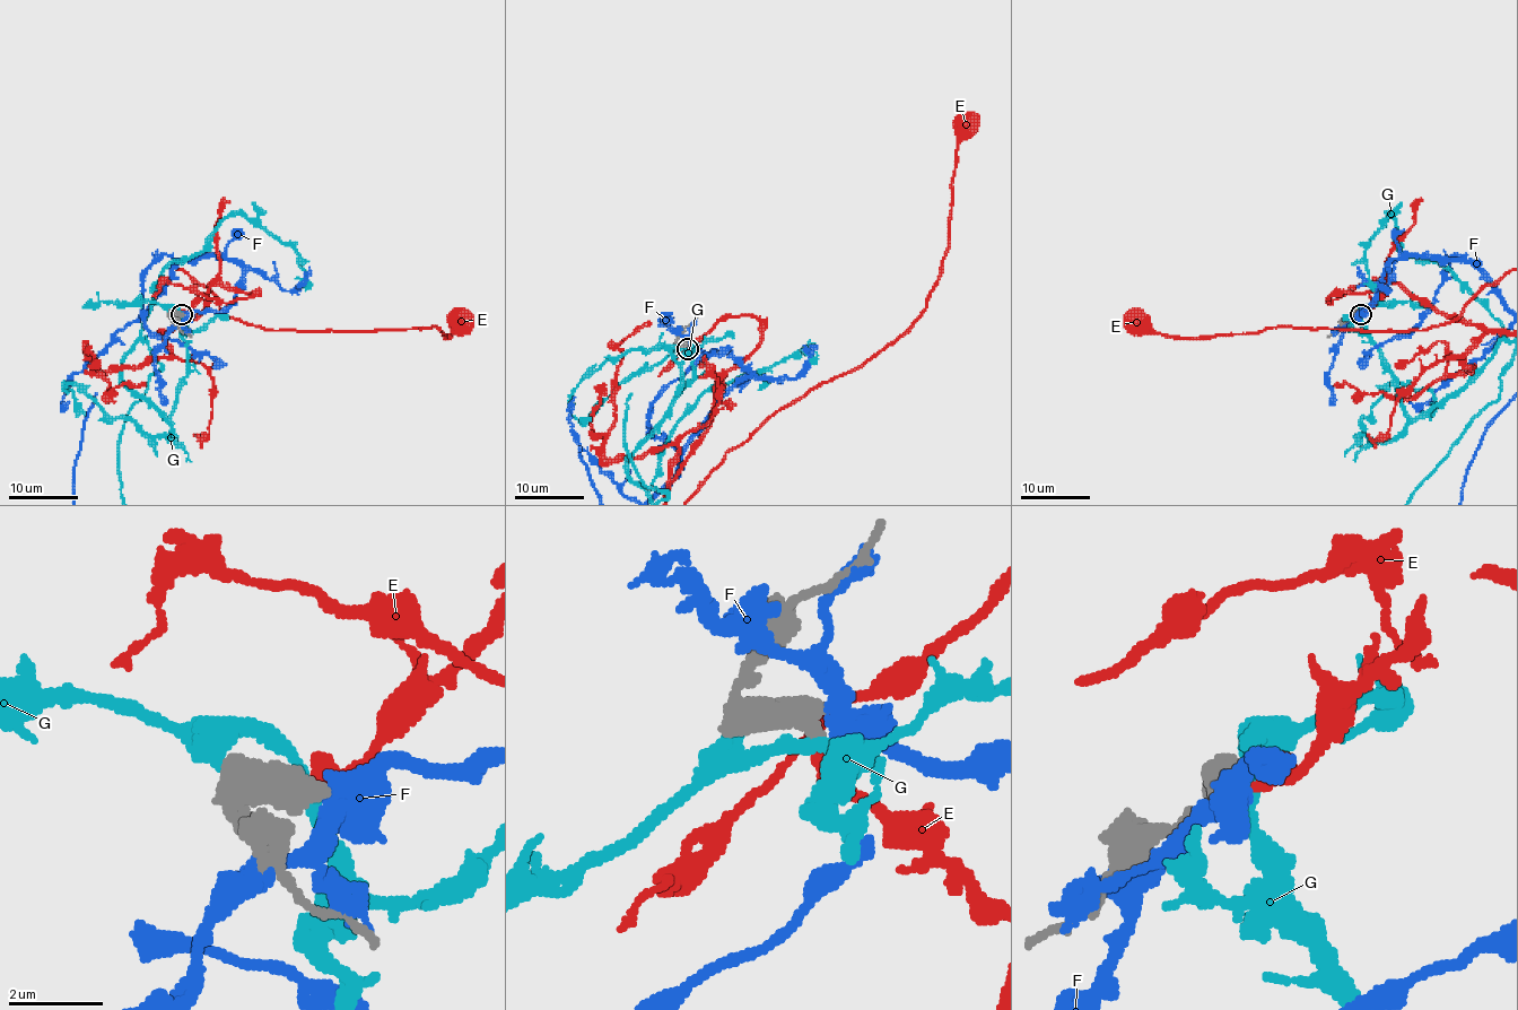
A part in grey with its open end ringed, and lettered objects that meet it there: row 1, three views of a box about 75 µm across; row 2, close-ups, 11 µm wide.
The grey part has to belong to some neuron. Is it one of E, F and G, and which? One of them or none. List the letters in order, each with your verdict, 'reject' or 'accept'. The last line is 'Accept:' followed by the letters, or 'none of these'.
E: accept
F: reject
G: reject
Accept: E

